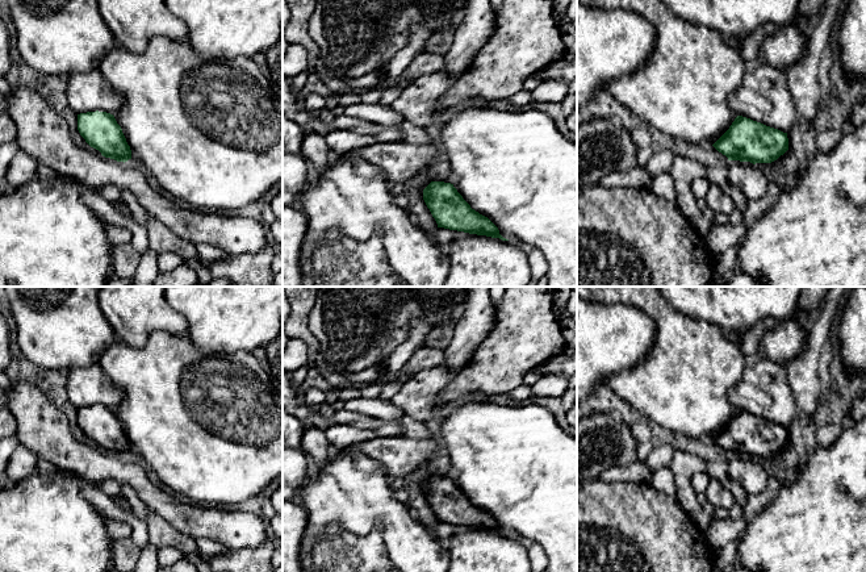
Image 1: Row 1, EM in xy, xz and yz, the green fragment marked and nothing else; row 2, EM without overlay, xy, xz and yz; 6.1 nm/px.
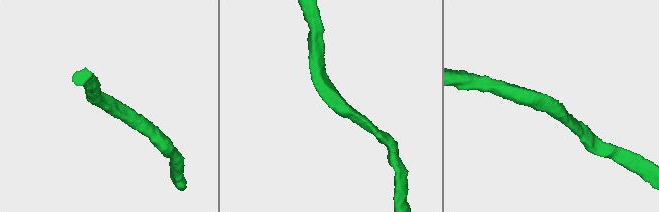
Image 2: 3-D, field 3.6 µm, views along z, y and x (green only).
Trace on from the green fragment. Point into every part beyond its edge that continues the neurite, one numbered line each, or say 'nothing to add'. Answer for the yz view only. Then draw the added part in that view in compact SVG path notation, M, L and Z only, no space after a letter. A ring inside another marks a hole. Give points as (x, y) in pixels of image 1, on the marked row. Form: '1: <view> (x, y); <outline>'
nothing to add

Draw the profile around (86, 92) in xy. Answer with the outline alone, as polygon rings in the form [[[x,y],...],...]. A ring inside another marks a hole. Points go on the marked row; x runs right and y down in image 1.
[[[99,70],[70,75],[66,95],[76,114],[96,110],[114,114],[122,105],[122,97]]]

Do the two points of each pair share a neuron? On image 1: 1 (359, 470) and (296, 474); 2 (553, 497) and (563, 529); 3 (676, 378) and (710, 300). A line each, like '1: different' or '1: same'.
1: different
2: same
3: different

